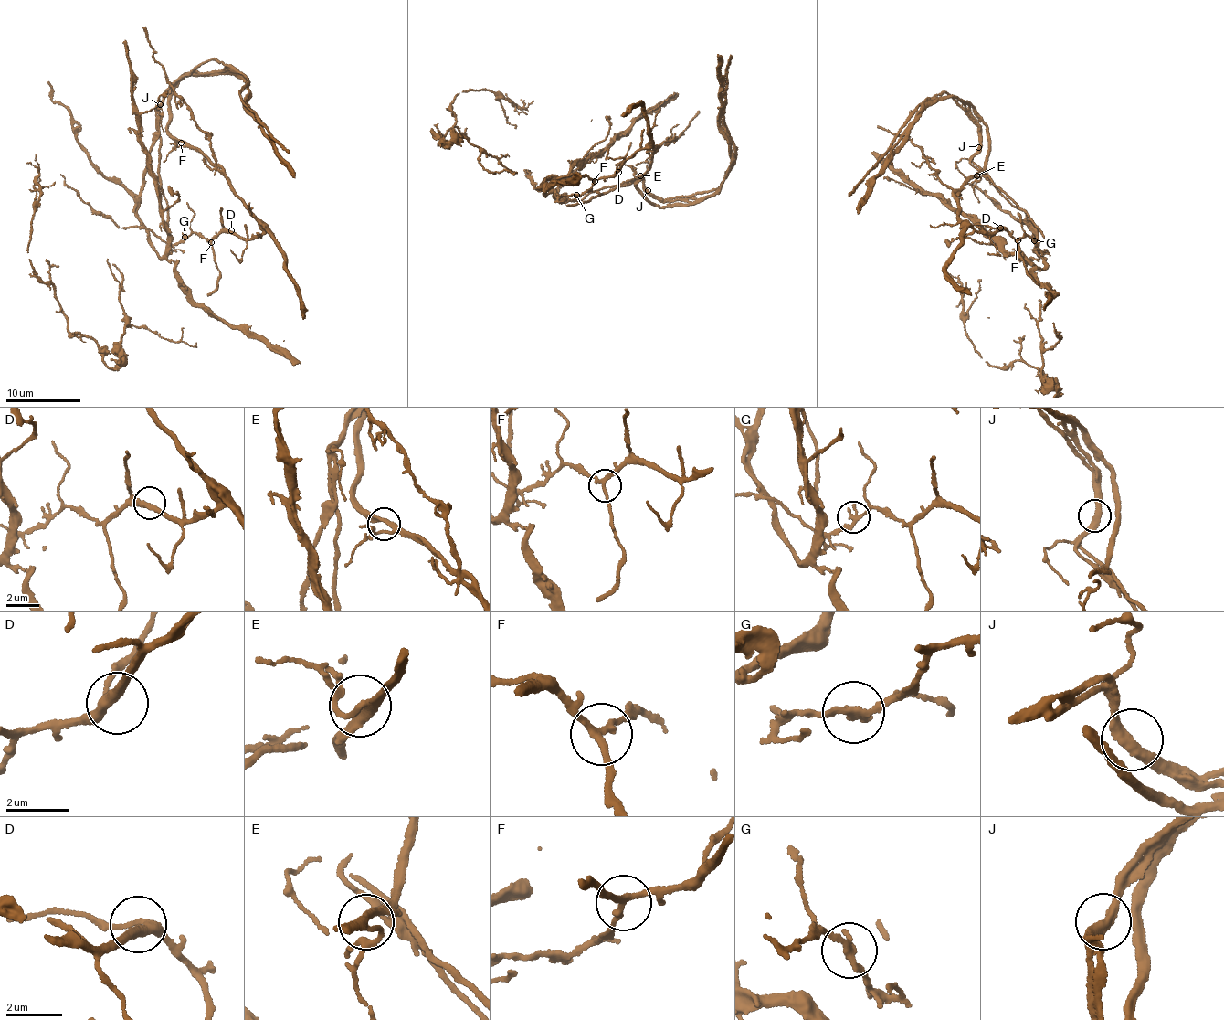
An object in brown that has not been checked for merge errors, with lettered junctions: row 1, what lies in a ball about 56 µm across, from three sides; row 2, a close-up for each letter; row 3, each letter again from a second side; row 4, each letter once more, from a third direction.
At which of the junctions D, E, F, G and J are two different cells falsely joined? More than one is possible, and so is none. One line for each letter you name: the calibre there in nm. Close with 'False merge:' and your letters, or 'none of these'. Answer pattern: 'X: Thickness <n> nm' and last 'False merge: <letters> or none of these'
G: Thickness 240 nm
J: Thickness 320 nm
False merge: G, J

